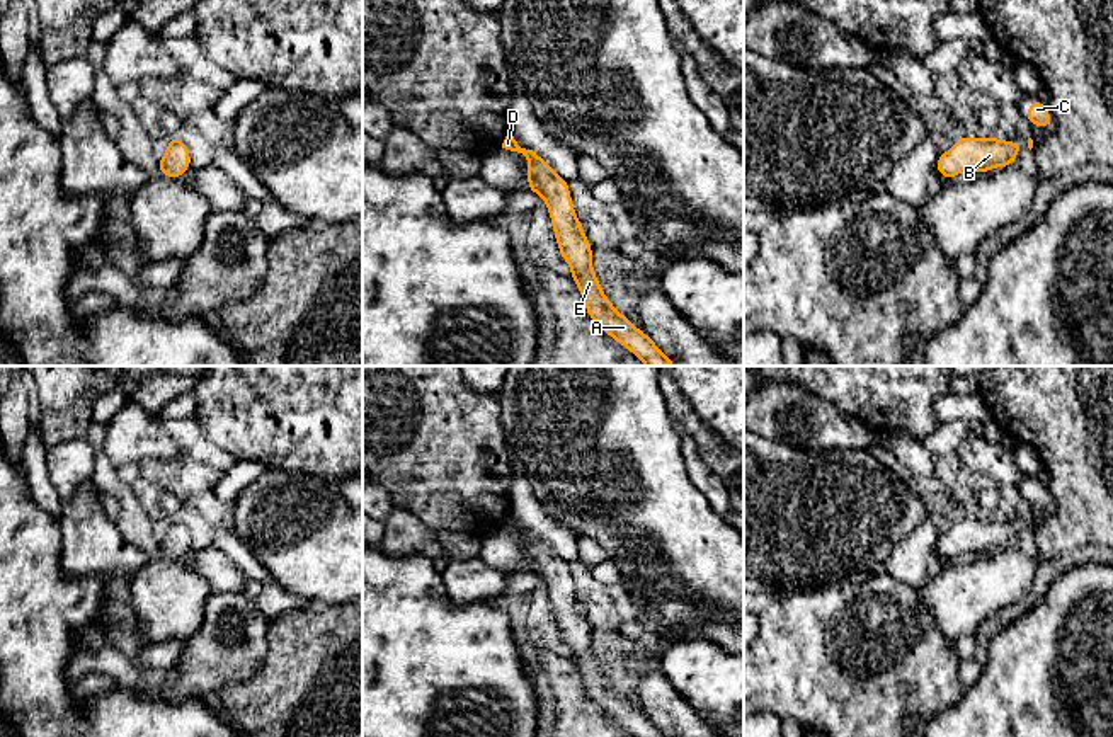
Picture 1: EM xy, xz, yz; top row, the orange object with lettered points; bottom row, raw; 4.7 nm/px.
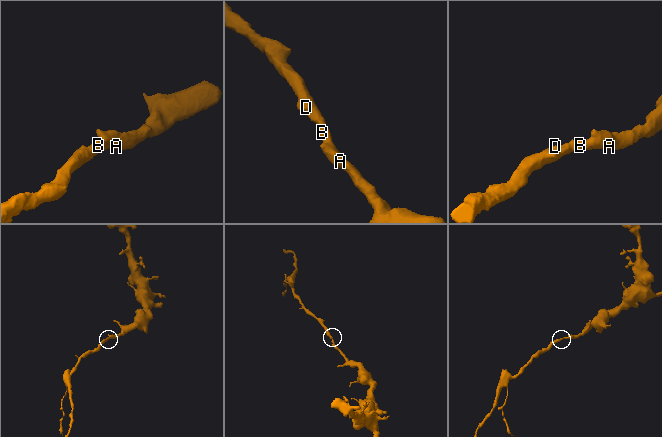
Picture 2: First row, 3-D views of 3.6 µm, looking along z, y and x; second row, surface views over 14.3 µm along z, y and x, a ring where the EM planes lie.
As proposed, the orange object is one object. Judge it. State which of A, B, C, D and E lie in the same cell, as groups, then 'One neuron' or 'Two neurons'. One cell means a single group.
Groups: A B C D E. One neuron

